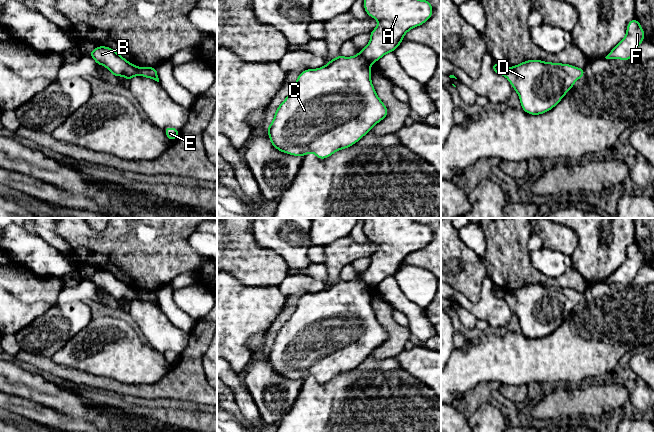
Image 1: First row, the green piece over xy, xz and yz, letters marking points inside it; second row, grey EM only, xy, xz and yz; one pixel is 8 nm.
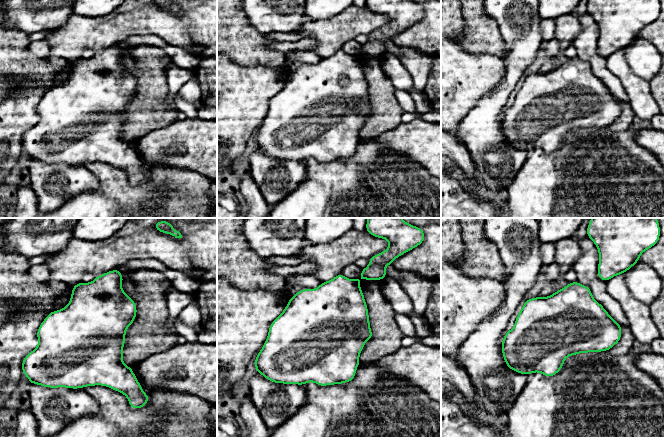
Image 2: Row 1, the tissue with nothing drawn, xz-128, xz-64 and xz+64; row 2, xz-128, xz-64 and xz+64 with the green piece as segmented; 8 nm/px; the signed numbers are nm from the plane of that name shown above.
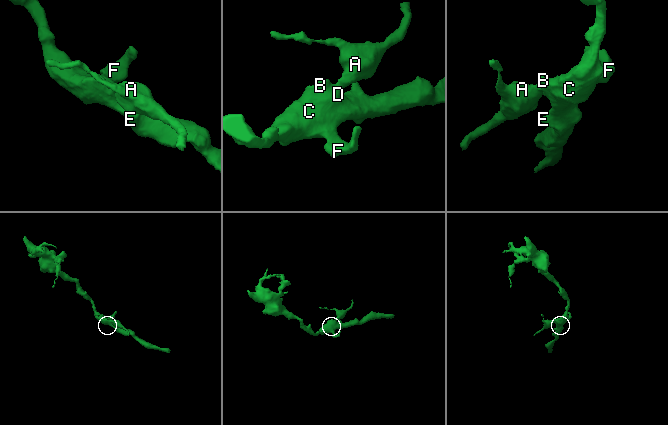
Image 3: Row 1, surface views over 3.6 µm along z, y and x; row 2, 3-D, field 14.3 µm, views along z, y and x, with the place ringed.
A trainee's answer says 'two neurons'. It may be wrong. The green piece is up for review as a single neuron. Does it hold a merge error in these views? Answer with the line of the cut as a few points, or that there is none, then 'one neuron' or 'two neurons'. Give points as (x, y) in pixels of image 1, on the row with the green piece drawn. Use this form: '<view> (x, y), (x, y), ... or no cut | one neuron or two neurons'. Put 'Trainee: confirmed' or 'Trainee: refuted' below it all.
xz (358, 54), (370, 63) | two neurons
Trainee: confirmed

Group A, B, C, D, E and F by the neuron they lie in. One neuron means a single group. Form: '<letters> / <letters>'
A / B C D E F

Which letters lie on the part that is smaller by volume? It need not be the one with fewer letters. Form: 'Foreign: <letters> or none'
Foreign: A

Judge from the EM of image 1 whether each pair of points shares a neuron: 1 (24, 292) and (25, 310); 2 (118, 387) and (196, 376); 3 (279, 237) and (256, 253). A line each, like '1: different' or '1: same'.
1: different
2: same
3: different

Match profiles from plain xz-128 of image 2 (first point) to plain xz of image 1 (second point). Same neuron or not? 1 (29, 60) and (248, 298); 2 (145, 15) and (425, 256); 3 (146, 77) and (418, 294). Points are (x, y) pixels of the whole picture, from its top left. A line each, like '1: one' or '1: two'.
1: two
2: one
3: two

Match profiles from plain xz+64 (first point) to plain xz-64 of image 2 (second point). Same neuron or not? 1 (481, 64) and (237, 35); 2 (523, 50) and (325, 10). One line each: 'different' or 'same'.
1: different
2: different

